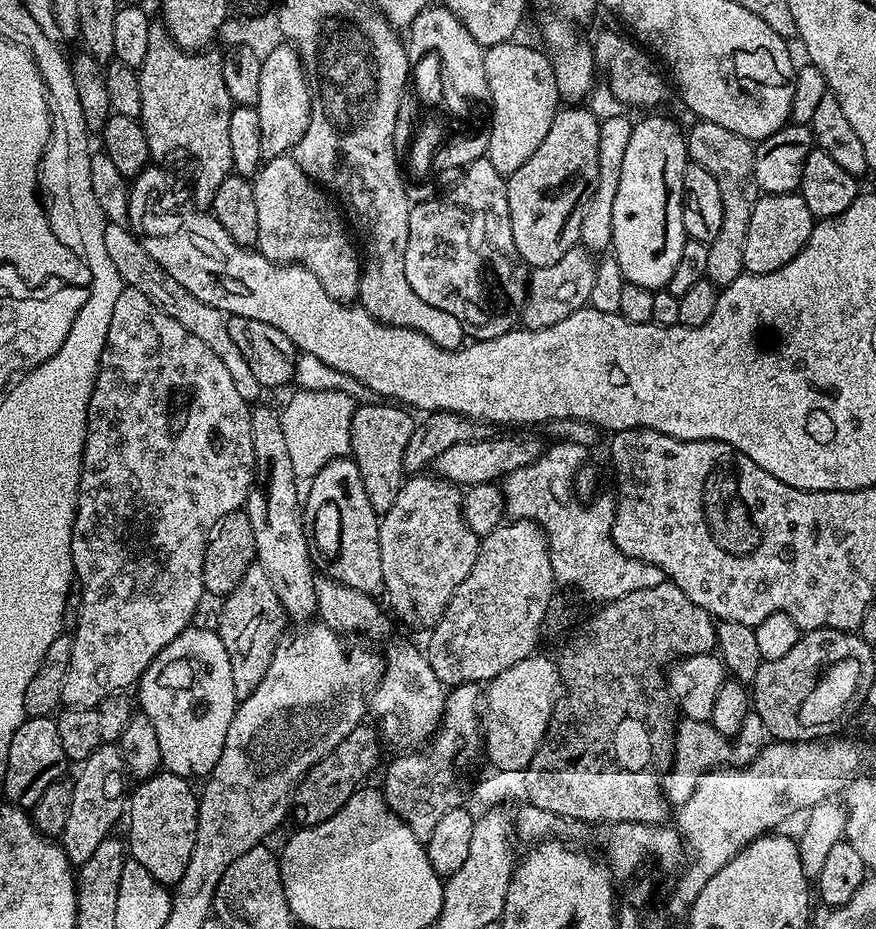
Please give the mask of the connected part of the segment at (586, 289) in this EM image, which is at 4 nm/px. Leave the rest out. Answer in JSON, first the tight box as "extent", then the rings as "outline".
{"extent":[522,247,597,329],"outline":[[[583,247],[571,248],[558,262],[533,271],[526,280],[526,295],[522,309],[525,329],[549,328],[562,318],[570,318],[578,309],[585,307],[590,298],[590,286],[594,286],[597,261]]]}

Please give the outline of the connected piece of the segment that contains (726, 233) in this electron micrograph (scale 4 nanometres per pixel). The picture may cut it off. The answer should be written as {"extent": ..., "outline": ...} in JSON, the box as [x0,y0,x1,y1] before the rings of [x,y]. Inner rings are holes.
{"extent":[686,120,762,290],"outline":[[[700,120],[692,129],[687,129],[686,143],[689,161],[710,170],[722,194],[722,230],[718,230],[718,238],[707,244],[706,278],[715,288],[723,290],[746,272],[746,230],[750,230],[750,214],[754,214],[754,206],[762,195],[754,178],[756,149],[753,141],[742,138],[742,134],[734,134],[734,130],[726,130],[726,126],[709,120]]]}

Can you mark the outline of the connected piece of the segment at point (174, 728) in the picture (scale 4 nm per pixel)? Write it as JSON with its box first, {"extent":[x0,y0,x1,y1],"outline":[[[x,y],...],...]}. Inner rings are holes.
{"extent":[139,626,238,778],"outline":[[[189,626],[184,629],[174,642],[170,642],[150,662],[147,670],[140,675],[139,711],[154,726],[154,734],[158,734],[158,750],[163,767],[176,776],[193,778],[207,777],[212,767],[222,754],[222,746],[226,742],[226,730],[230,730],[232,715],[238,703],[234,694],[234,682],[230,678],[230,656],[226,654],[226,646],[222,642],[219,631],[208,628]]]}

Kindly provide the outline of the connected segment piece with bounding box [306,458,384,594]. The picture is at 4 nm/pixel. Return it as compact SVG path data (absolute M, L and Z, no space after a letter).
M351 458L330 461L312 477L307 488L306 495L311 500L316 500L316 504L320 504L320 500L333 500L340 504L340 510L344 512L344 550L339 567L339 581L356 591L379 593L384 587L380 557L380 521L378 514L370 506L370 498L366 498L366 486L362 486L362 474L356 461Z

